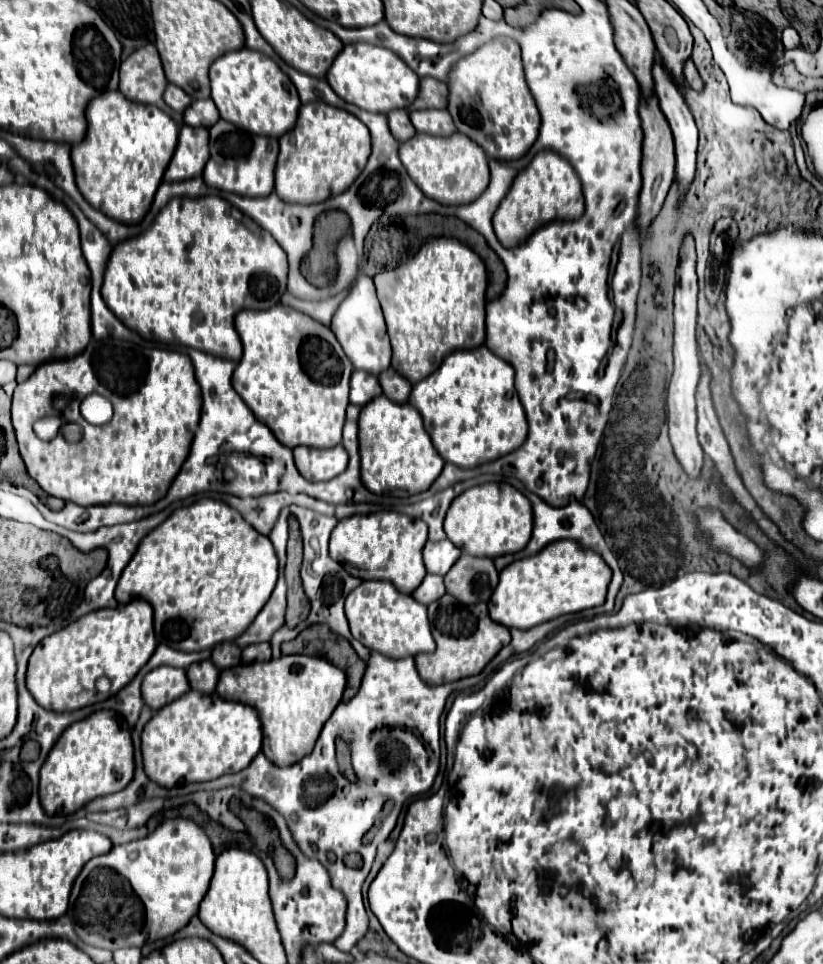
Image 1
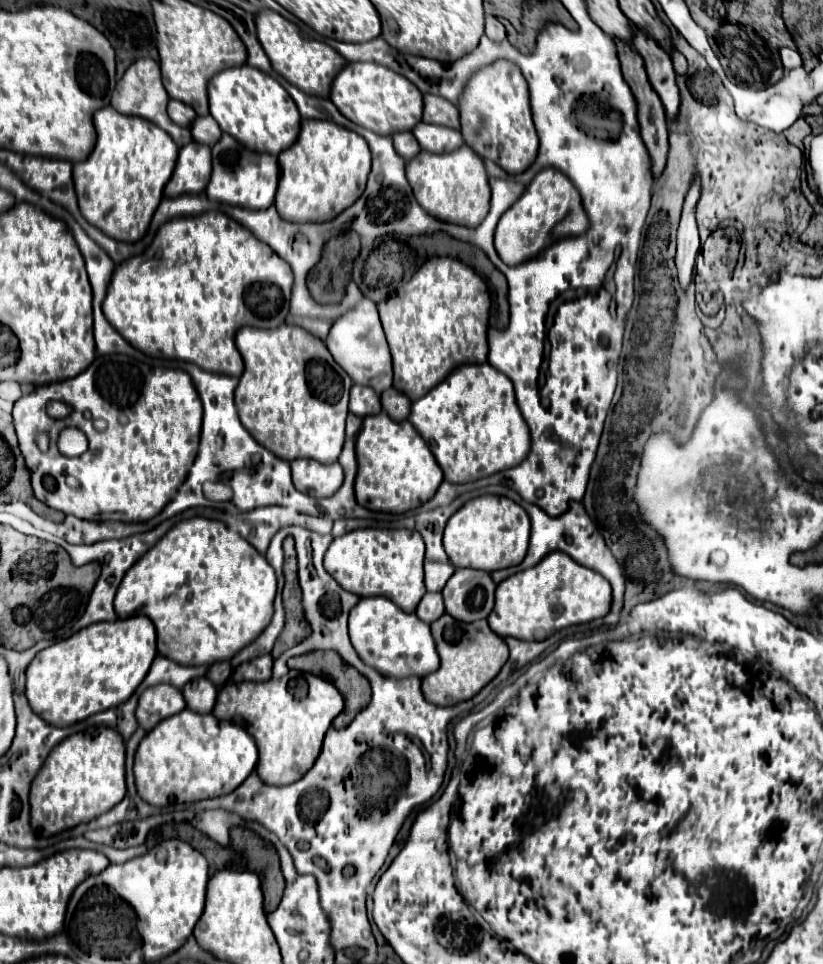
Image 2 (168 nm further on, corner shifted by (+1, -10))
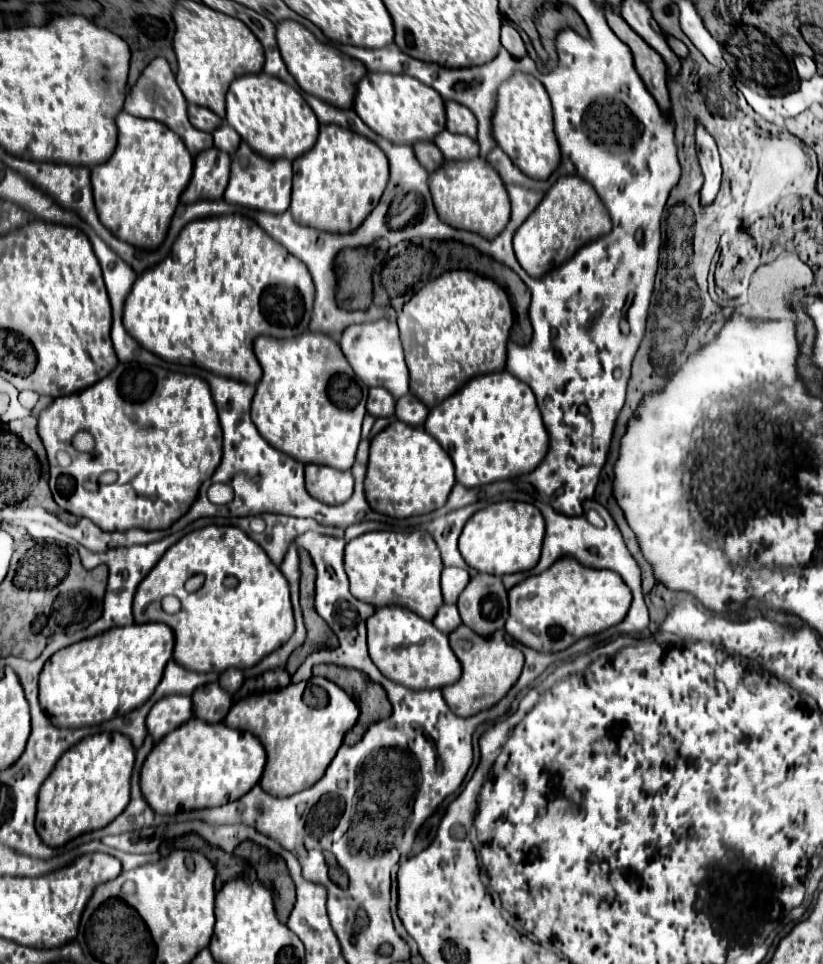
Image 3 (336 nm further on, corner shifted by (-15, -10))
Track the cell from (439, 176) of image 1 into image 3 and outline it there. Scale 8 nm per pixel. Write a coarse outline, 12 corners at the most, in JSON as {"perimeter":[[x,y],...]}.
{"perimeter":[[484,157],[430,173],[440,219],[496,237],[510,219],[498,171]]}

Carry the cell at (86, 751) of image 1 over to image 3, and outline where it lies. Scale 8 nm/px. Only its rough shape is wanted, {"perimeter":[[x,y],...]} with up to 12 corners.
{"perimeter":[[84,737],[38,799],[50,847],[106,827],[130,801],[132,741]]}

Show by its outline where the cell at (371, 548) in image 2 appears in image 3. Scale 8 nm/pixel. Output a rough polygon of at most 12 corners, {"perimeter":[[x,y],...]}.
{"perimeter":[[428,531],[346,543],[352,595],[428,621],[442,603]]}

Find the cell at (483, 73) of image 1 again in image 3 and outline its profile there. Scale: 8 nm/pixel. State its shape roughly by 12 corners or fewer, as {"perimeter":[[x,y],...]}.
{"perimeter":[[516,71],[498,87],[496,145],[532,179],[560,163],[548,93]]}

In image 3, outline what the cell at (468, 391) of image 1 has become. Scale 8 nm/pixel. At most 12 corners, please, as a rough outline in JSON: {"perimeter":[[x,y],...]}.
{"perimeter":[[496,371],[428,413],[464,487],[548,451],[532,389]]}

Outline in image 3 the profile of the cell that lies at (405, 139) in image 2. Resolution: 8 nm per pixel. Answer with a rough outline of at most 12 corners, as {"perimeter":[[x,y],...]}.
{"perimeter":[[432,141],[414,145],[418,161],[430,173],[444,161]]}

